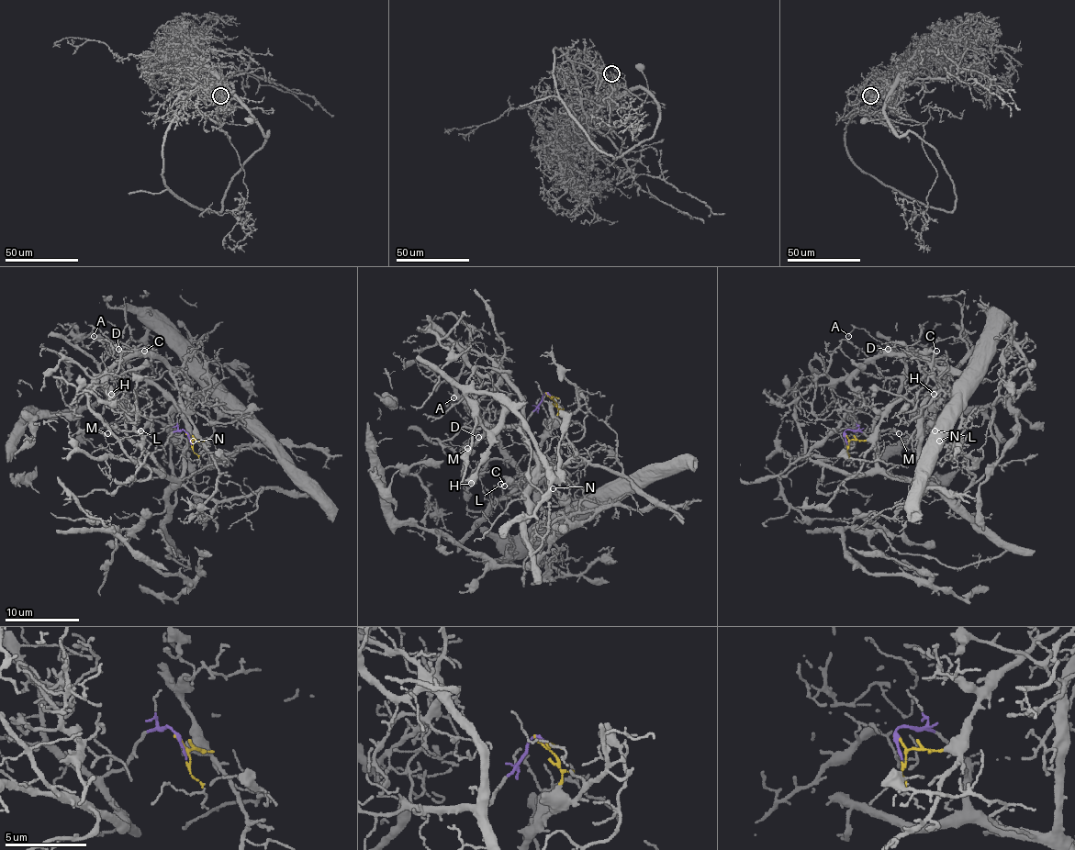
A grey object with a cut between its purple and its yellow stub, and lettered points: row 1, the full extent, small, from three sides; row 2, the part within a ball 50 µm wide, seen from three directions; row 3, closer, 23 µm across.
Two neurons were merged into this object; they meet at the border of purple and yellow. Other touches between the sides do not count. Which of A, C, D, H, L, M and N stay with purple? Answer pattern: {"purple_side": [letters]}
{"purple_side": ["A", "M"]}

